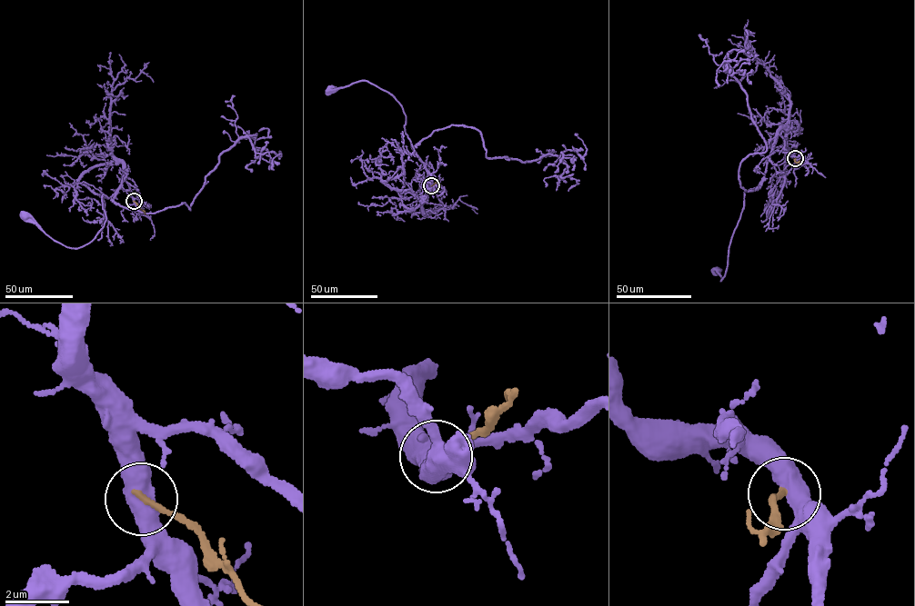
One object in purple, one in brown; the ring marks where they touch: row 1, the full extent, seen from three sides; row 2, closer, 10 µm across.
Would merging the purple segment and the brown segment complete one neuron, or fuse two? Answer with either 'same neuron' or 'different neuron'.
different neuron

